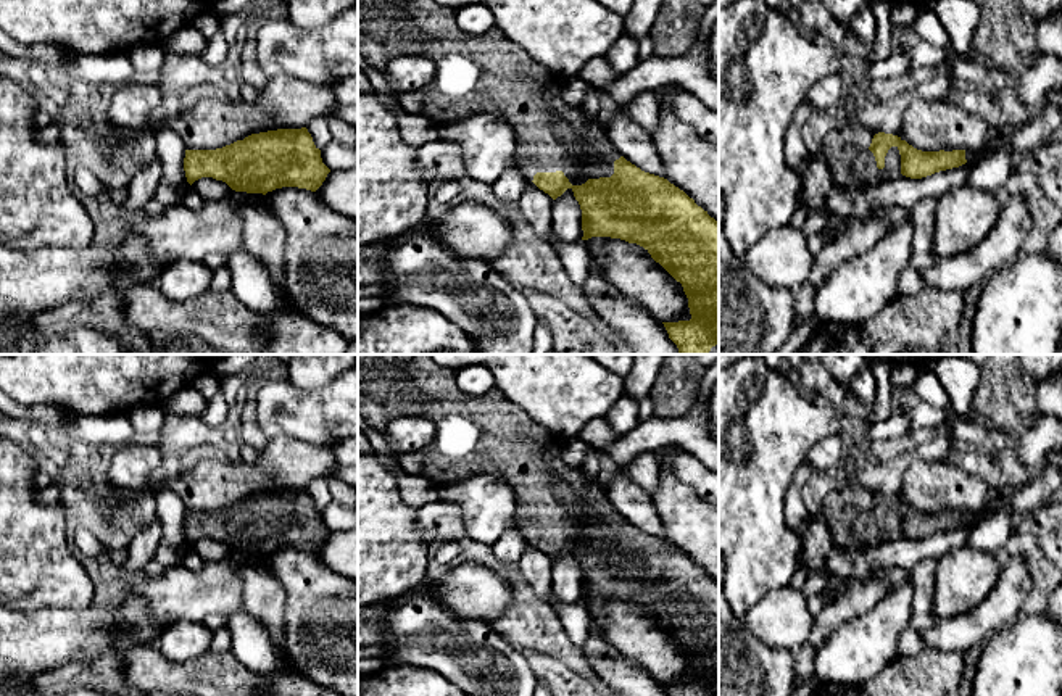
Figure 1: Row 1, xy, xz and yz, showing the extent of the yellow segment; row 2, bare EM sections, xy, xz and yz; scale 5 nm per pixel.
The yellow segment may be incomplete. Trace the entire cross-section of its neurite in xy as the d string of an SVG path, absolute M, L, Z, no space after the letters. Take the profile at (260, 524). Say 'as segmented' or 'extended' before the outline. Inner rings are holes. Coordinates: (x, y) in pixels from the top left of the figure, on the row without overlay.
as segmented; M306 488L251 495L216 511L185 511L184 532L190 546L213 538L235 553L263 556L282 548L316 553L330 533Z

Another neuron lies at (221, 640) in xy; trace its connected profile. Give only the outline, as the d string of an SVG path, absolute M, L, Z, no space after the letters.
M219 628L219 630L213 632L208 651L209 652L230 651L230 644L232 644L232 638L230 638L230 633L227 632L227 628Z

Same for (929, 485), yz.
M912 459L904 474L901 501L922 512L977 512L985 506L988 490L980 477L967 474L949 459Z

